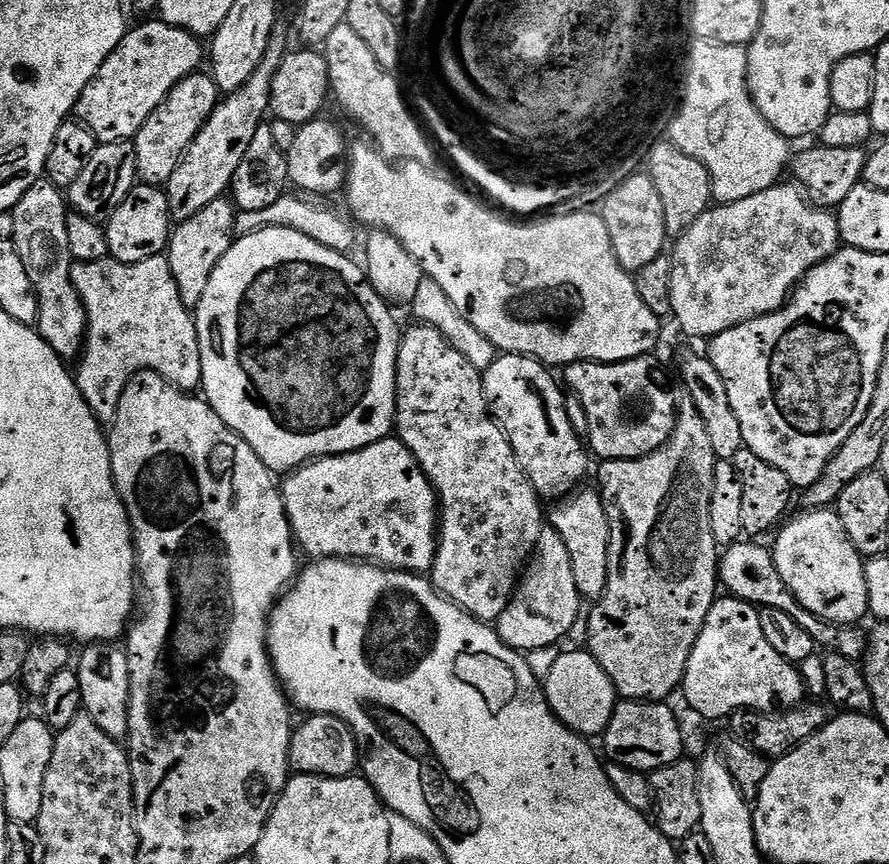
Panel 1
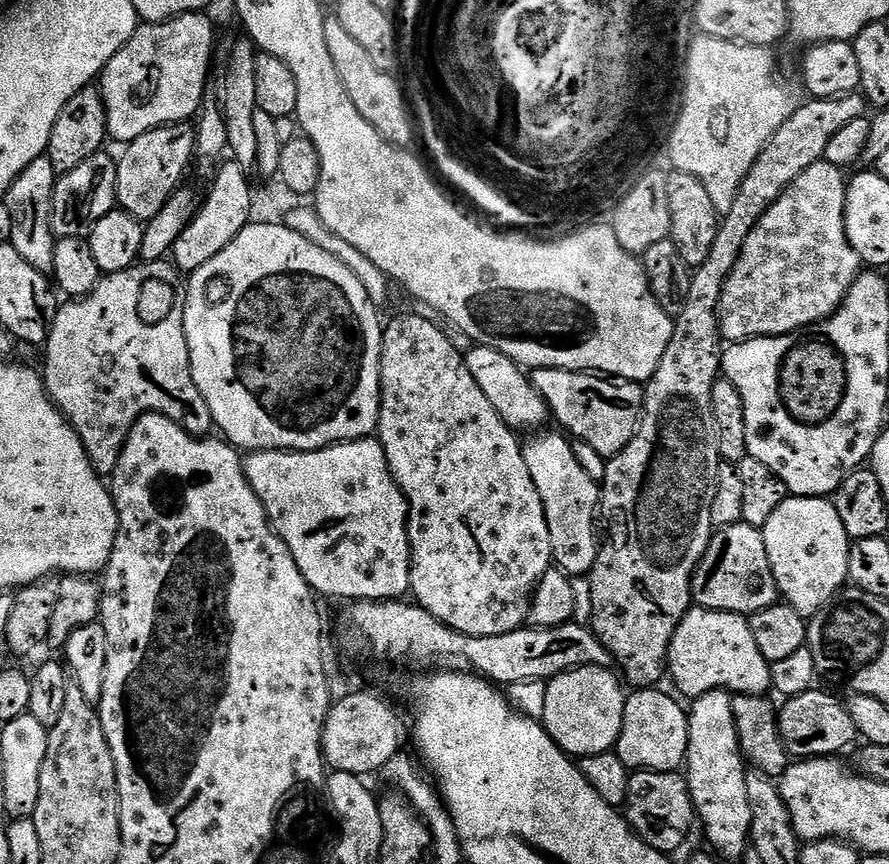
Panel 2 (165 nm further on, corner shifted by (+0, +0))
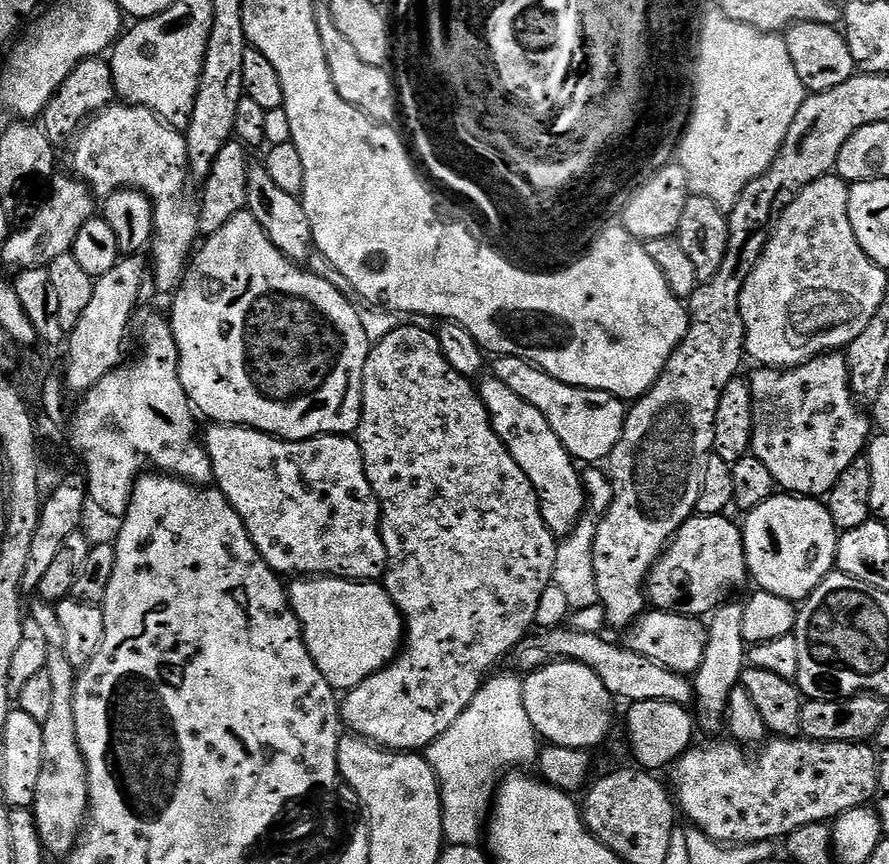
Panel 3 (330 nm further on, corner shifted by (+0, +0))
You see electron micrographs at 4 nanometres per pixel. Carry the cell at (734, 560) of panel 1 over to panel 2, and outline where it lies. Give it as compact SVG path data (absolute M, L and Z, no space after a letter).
M743 522L719 529L708 543L706 554L698 562L696 572L692 576L692 598L699 607L719 612L736 612L747 617L777 603L781 599L781 594L774 582L774 570L770 570L770 558L766 558L763 531Z

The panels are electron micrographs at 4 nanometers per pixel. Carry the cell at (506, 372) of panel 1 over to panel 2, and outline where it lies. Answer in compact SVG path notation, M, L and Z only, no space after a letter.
M473 346L464 356L464 365L466 370L470 370L474 382L478 382L482 394L486 394L486 398L490 398L490 406L494 406L494 410L498 410L502 422L506 422L509 428L513 430L521 430L520 428L540 430L547 425L544 423L549 423L548 403L536 392L531 375L521 368L515 360L506 358L506 354L493 348Z

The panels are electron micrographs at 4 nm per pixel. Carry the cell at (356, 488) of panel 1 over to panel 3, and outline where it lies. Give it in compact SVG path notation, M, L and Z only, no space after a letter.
M239 424L207 425L209 428L202 432L202 443L208 452L212 463L212 475L215 487L234 506L236 513L242 518L254 546L262 554L262 558L277 574L296 572L297 577L311 578L313 576L340 576L343 580L371 580L380 582L384 579L384 572L388 568L386 546L382 542L380 533L380 499L374 494L372 484L366 478L364 459L359 444L351 435L346 436L315 436L309 440L281 440L278 436L271 436L253 428L241 428Z

